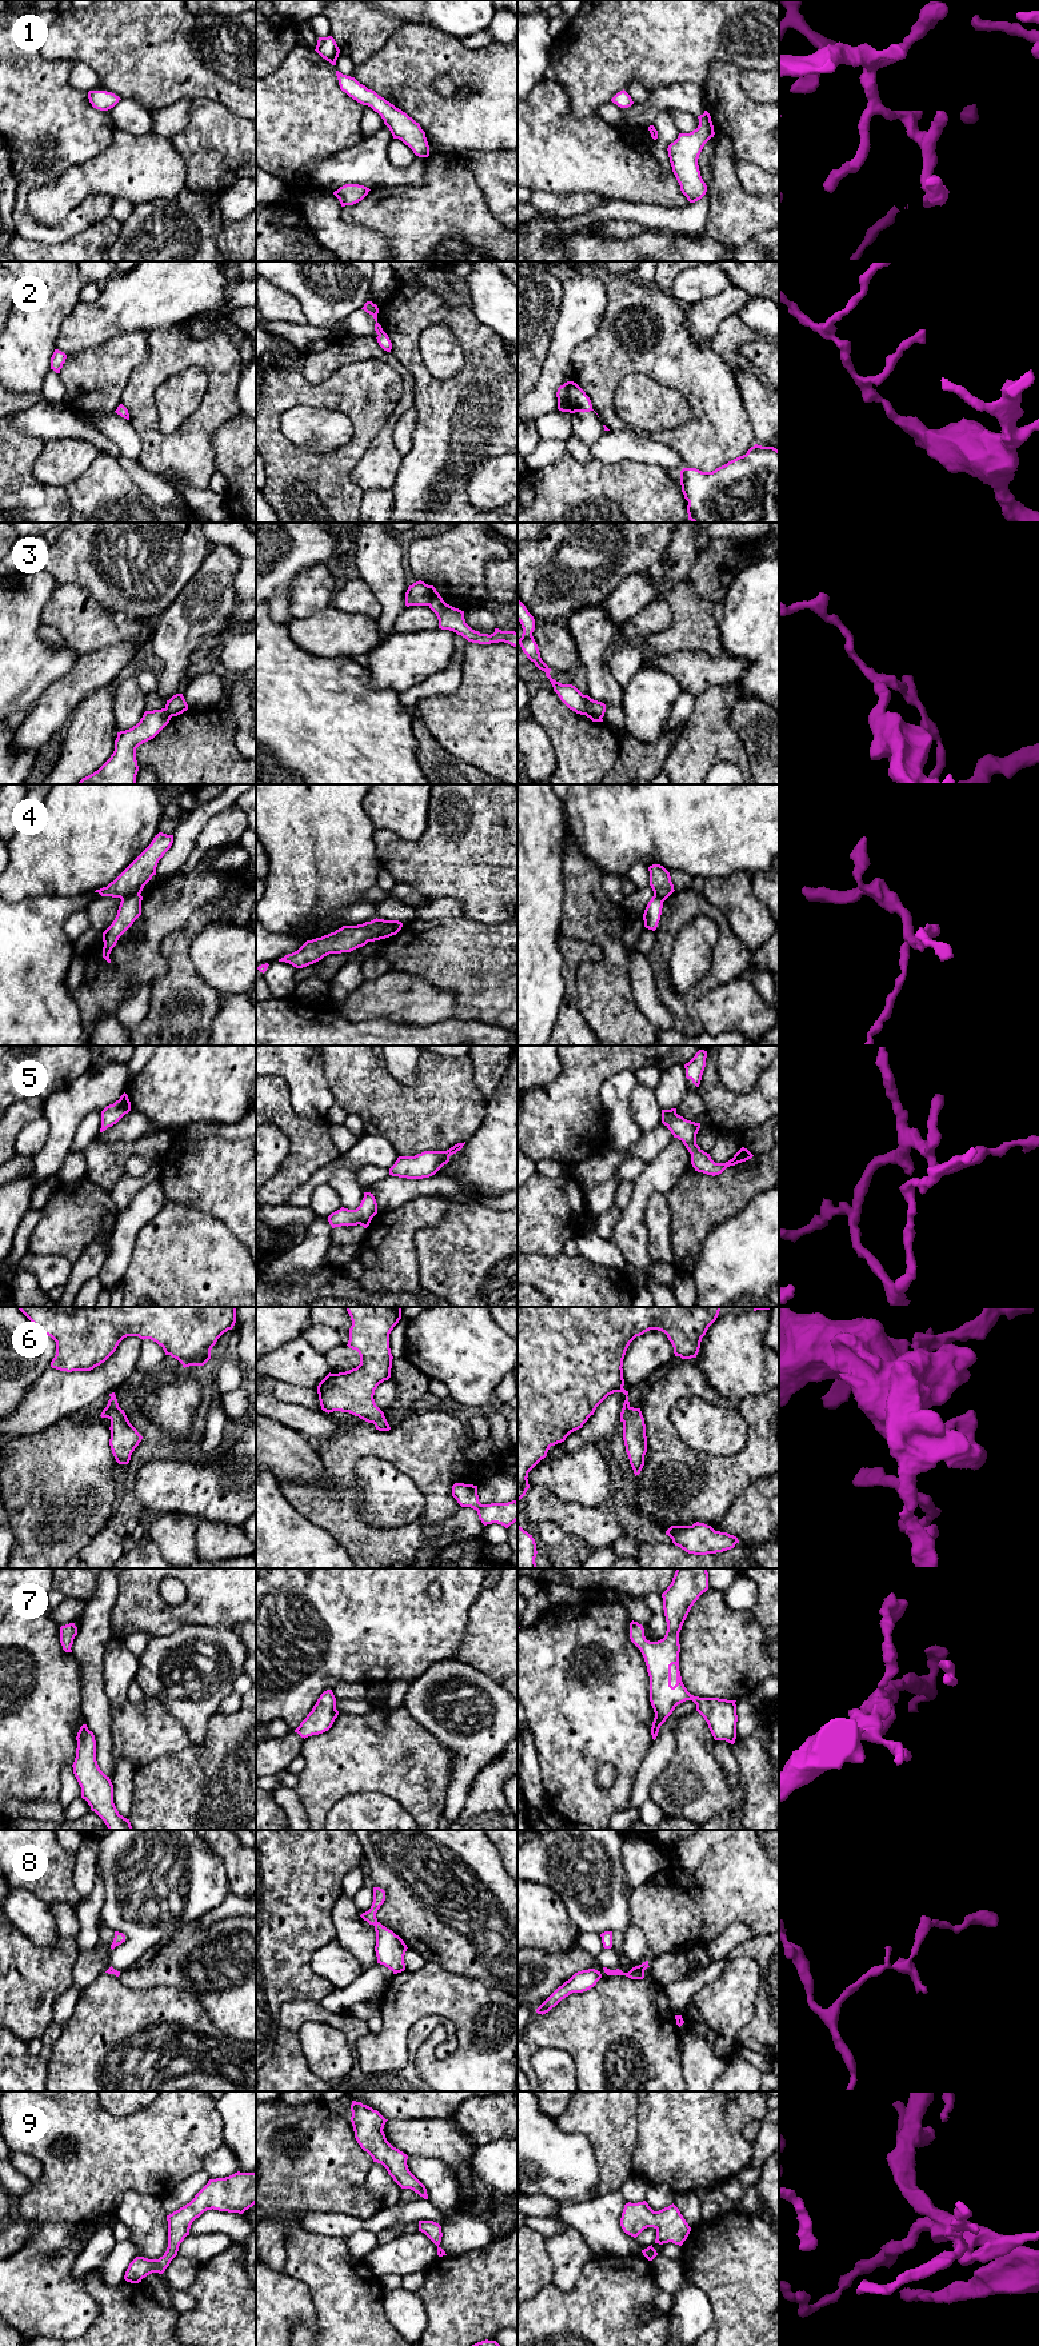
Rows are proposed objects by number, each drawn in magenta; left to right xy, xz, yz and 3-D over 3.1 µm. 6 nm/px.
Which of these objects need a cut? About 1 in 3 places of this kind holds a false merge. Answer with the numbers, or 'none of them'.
3, 4

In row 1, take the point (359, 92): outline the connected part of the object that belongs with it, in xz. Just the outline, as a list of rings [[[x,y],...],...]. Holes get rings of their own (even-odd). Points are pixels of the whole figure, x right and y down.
[[[336,71],[336,76],[343,92],[357,103],[371,107],[381,116],[393,139],[401,140],[419,157],[429,156],[429,145],[425,132],[421,129],[419,123],[384,97],[379,96],[375,91],[360,84],[355,77],[343,75],[339,71]]]

